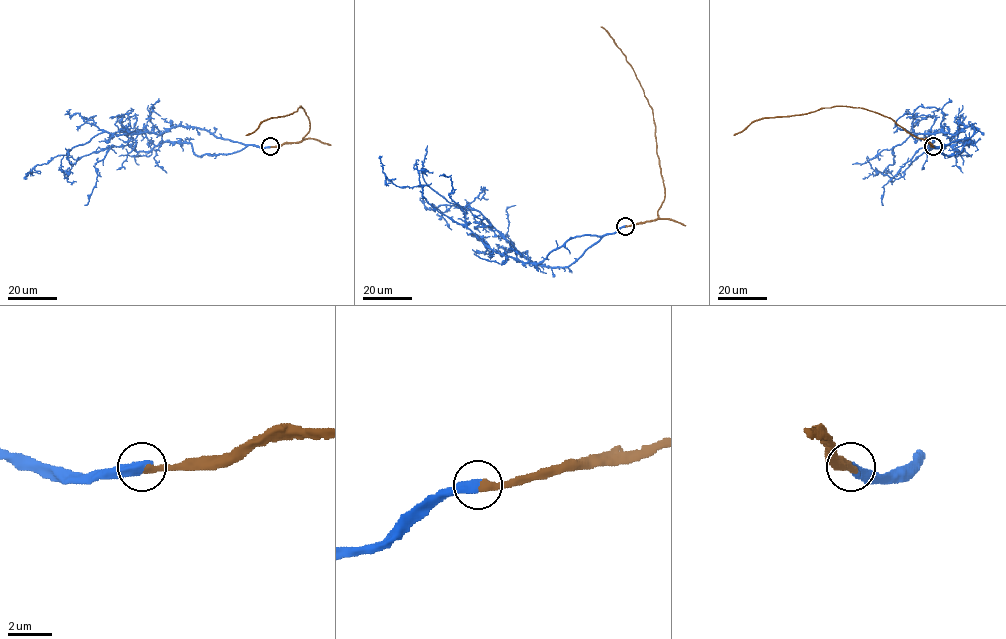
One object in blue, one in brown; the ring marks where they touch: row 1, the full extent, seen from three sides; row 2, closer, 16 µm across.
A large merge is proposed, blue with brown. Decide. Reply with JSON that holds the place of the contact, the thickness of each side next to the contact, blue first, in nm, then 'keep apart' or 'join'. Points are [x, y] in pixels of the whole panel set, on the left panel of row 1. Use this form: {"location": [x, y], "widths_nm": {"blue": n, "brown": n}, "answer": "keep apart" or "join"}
{"location": [270, 146], "widths_nm": {"blue": 420, "brown": 320}, "answer": "join"}

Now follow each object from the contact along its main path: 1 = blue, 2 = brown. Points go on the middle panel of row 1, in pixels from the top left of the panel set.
1: (625, 226), (567, 266), (541, 266), (479, 212), (426, 185), (396, 186), (382, 171), (381, 156)
2: (625, 226), (654, 221), (663, 200), (665, 188), (657, 154), (652, 107), (626, 56), (601, 26)

